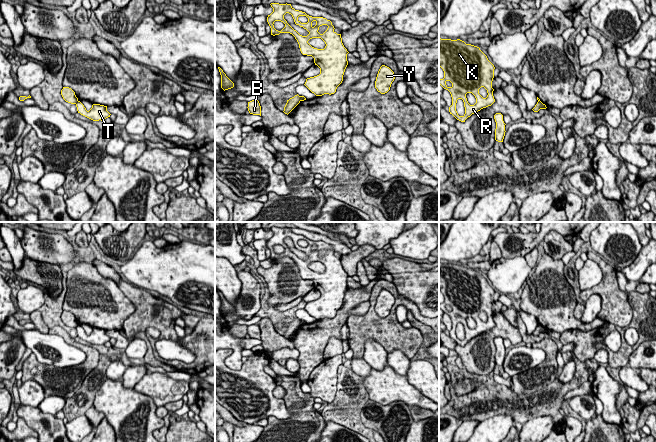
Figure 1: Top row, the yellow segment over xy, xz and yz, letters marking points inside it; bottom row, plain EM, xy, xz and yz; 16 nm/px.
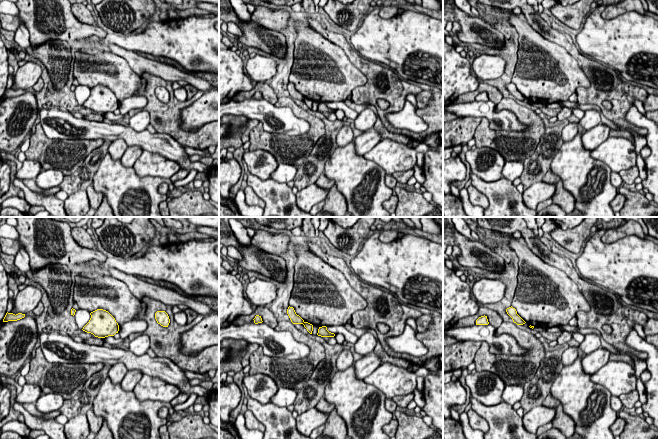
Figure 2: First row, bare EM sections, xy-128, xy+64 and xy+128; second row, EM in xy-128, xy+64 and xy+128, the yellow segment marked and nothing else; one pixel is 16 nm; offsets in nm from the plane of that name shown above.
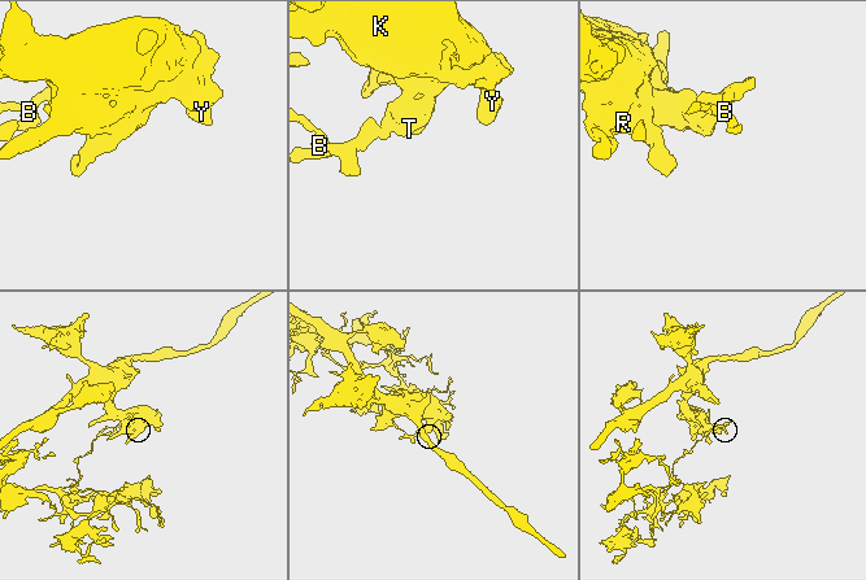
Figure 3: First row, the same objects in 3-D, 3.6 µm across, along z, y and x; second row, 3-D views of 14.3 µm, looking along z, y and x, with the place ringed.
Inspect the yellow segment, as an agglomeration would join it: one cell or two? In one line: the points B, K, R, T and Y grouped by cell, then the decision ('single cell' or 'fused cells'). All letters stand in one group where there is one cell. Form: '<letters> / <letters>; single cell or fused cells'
B / K R T Y; fused cells

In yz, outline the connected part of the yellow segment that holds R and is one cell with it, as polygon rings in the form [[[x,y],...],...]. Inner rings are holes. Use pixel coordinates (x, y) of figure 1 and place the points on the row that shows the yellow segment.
[[[439,37],[439,66],[444,71],[444,78],[439,79],[439,84],[450,92],[452,105],[449,107],[449,112],[457,120],[465,122],[472,114],[495,102],[492,88],[495,67],[479,47],[466,44],[460,39]],[[481,87],[487,90],[486,98],[479,94]],[[467,93],[475,96],[474,105],[468,103]],[[458,99],[464,102],[463,116],[459,116],[456,111]]]

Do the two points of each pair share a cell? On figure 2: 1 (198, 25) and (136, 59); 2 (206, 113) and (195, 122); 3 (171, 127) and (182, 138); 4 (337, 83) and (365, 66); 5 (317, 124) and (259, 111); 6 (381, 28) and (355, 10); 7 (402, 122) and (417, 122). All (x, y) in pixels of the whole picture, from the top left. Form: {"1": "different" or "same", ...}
{"1": "different", "2": "same", "3": "same", "4": "different", "5": "different", "6": "different", "7": "same"}

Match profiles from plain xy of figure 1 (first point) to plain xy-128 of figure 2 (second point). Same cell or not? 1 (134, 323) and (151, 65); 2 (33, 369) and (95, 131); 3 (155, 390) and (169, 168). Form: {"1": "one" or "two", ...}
{"1": "two", "2": "two", "3": "one"}

